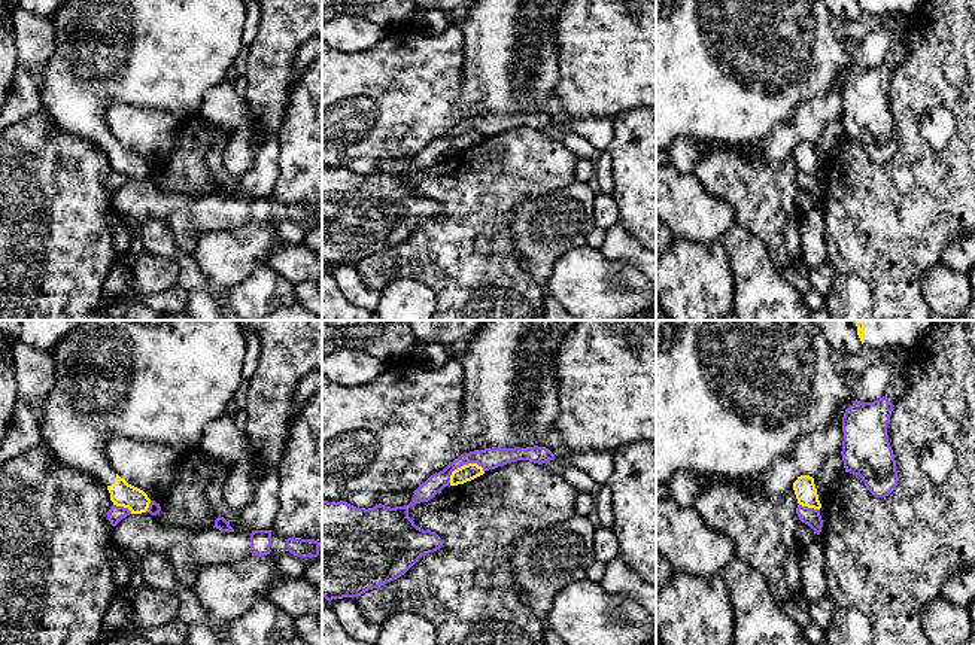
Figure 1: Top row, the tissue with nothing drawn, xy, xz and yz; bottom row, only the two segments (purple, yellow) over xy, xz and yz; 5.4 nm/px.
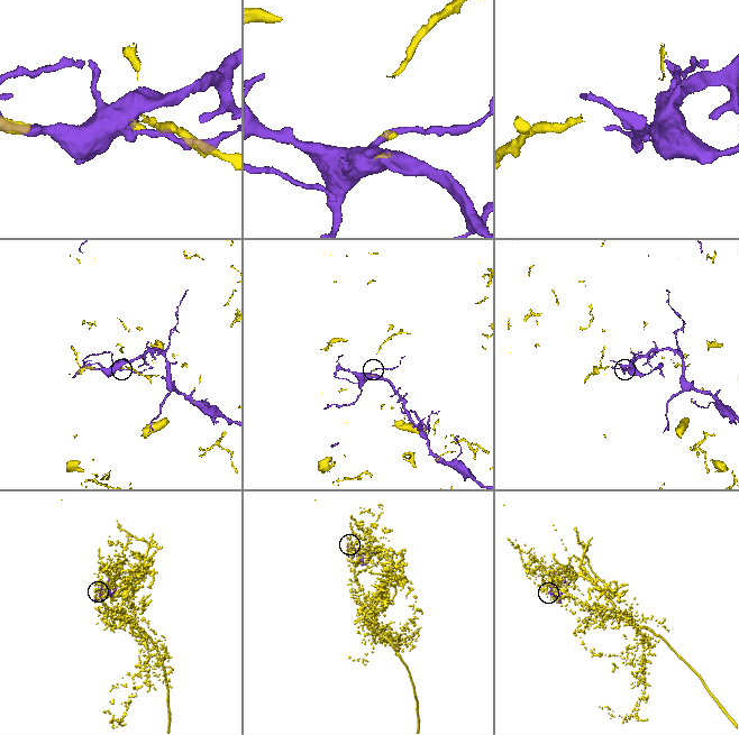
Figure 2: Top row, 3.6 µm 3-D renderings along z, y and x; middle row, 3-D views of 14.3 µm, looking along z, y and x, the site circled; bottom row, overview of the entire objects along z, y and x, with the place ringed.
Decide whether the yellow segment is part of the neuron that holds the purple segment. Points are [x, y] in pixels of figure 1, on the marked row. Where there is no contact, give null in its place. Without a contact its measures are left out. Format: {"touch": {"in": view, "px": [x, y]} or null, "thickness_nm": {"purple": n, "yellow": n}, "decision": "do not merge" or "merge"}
{"touch": {"in": "xz", "px": [462, 465]}, "thickness_nm": {"purple": 110, "yellow": 90}, "decision": "do not merge"}

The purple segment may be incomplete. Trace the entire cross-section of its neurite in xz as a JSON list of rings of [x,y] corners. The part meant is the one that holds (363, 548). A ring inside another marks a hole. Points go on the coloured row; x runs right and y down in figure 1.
[[[546,447],[485,448],[461,454],[443,471],[432,474],[413,493],[414,499],[404,506],[356,508],[346,501],[322,501],[322,596],[332,599],[359,597],[368,590],[377,588],[404,575],[422,556],[443,547],[443,539],[431,530],[423,530],[408,517],[408,508],[414,503],[428,502],[446,486],[455,469],[477,463],[483,471],[495,469],[517,460],[529,460],[543,465],[555,460],[555,454]]]

